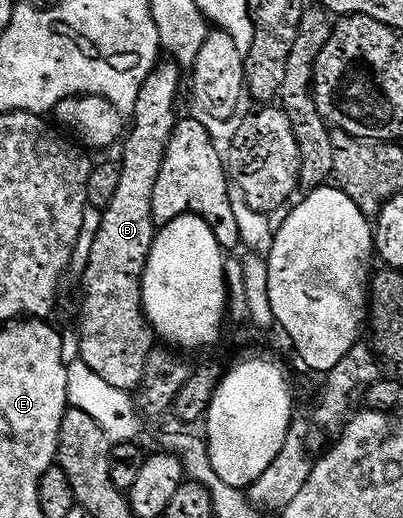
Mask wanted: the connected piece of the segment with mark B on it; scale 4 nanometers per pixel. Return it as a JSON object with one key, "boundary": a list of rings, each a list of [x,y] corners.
{"boundary":[[[164,60],[155,66],[141,91],[137,95],[135,110],[129,114],[129,128],[121,141],[121,180],[113,203],[102,210],[101,227],[97,231],[97,239],[93,239],[93,251],[89,251],[89,263],[85,267],[85,275],[81,279],[83,285],[83,314],[79,317],[79,353],[78,360],[83,361],[105,383],[118,389],[138,390],[143,383],[147,370],[147,360],[153,351],[151,345],[157,341],[147,315],[143,312],[143,272],[155,242],[157,226],[153,219],[153,187],[157,187],[157,179],[161,175],[161,163],[165,163],[165,151],[169,147],[171,133],[175,130],[177,114],[175,100],[179,97],[180,66],[174,60]]]}

